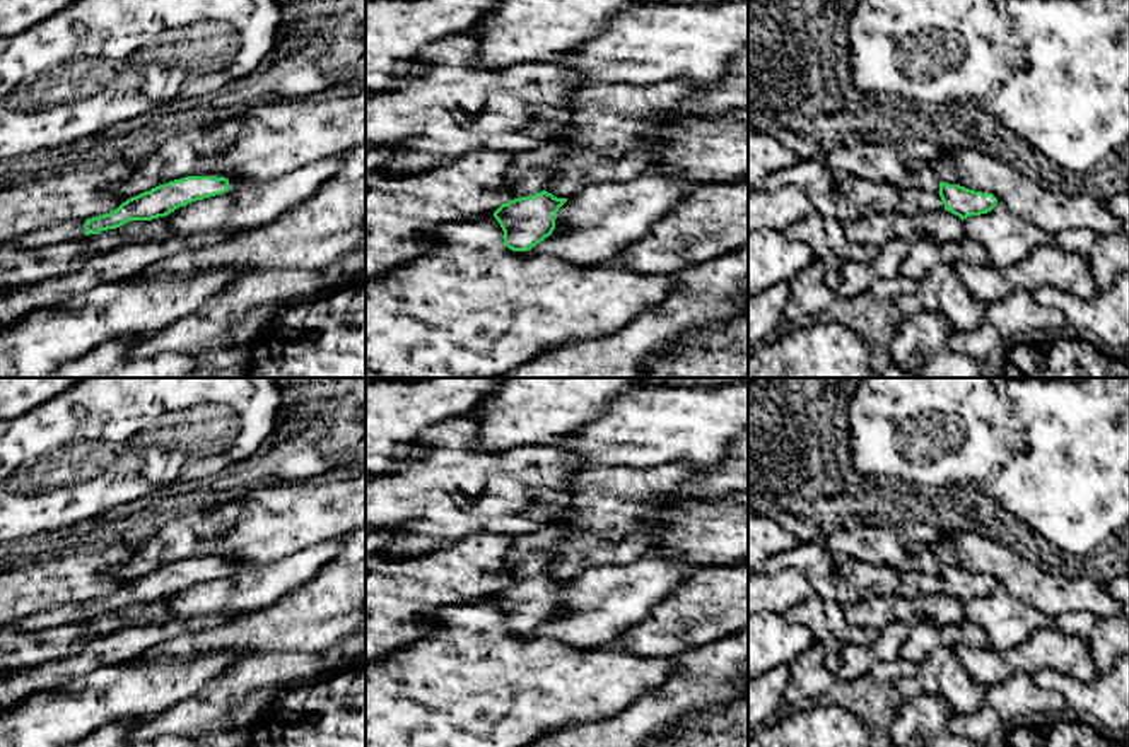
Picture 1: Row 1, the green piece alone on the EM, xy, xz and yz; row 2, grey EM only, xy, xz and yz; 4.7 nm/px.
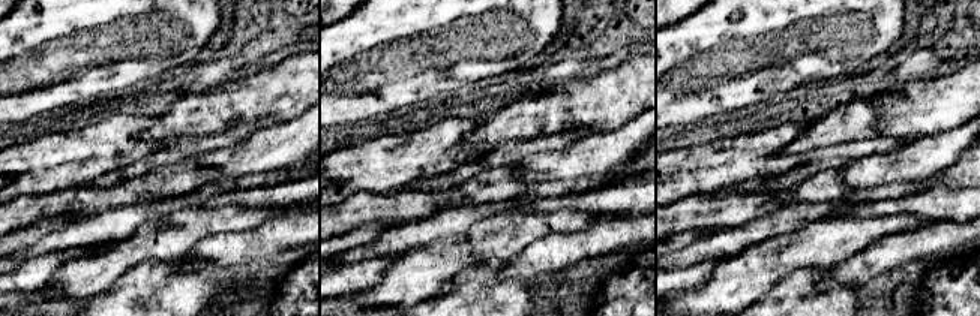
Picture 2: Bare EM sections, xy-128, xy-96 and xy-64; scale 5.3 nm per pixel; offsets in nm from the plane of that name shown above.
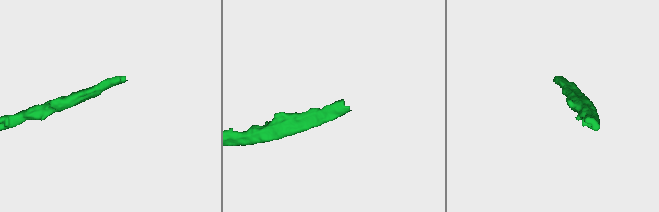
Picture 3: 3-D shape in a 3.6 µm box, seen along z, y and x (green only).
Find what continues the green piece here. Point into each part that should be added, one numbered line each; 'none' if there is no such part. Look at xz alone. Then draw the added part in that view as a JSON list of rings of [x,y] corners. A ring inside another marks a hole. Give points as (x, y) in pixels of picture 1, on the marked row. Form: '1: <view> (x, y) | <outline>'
1: xz (532, 170) | [[[550,140],[538,149],[516,150],[507,185],[516,198],[531,197],[545,190],[555,174],[557,162],[562,156],[582,152],[577,145]]]

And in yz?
1: yz (912, 202) | [[[922,190],[900,191],[898,212],[910,219],[917,219],[926,212],[936,212],[943,209],[945,209],[945,203],[939,193],[929,193]]]

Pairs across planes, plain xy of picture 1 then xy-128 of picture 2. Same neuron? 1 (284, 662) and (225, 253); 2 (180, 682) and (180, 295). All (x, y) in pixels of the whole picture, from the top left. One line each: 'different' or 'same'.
1: same
2: different

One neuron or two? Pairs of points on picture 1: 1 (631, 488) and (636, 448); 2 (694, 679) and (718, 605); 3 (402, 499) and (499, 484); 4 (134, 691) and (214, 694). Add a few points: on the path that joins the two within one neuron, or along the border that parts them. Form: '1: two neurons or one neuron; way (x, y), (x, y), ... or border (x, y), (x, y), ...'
1: two neurons; border (673, 460), (646, 469), (595, 467)
2: two neurons; border (730, 635), (690, 648), (677, 657)
3: one neuron; way (426, 499), (434, 499), (456, 482), (475, 482)
4: two neurons; border (217, 679), (159, 713)

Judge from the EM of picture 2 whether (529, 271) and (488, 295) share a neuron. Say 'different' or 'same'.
different

